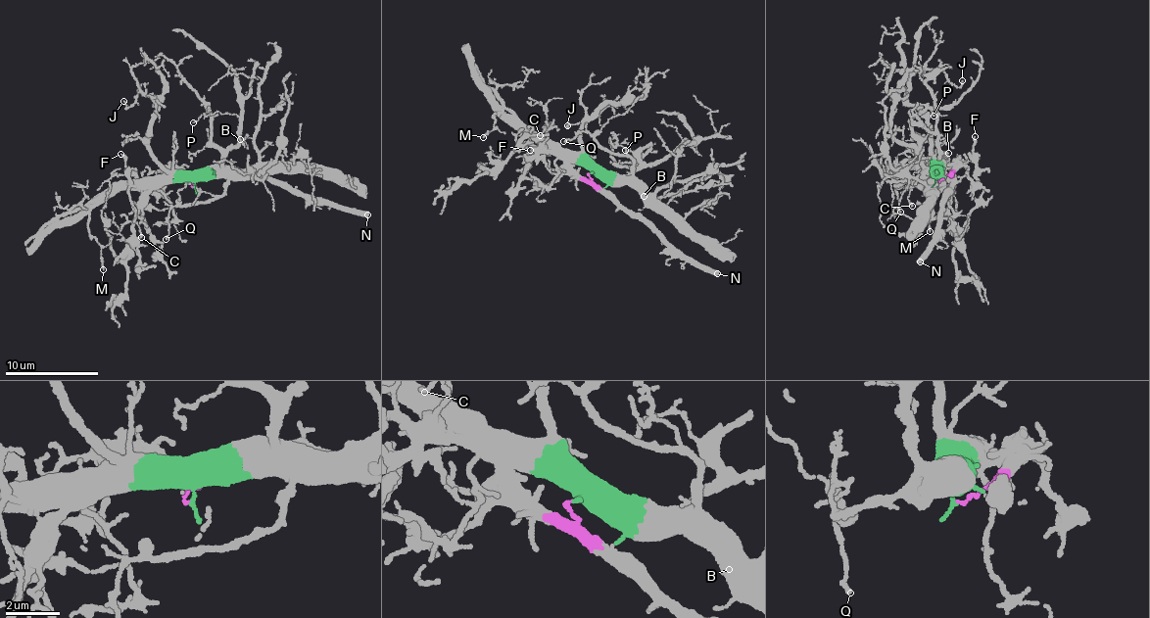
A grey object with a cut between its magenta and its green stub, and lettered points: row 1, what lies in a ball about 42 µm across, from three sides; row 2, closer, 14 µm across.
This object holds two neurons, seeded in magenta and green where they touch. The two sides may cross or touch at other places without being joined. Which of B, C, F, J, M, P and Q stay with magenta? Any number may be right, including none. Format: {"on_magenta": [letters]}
{"on_magenta": ["F"]}

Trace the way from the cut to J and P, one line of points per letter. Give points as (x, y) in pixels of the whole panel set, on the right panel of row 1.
J: (935, 180), (923, 112), (907, 102), (908, 78), (924, 70), (936, 68), (955, 85), (959, 86), (963, 79)
P: (935, 180), (926, 167), (913, 133), (913, 118), (929, 108), (934, 116)

